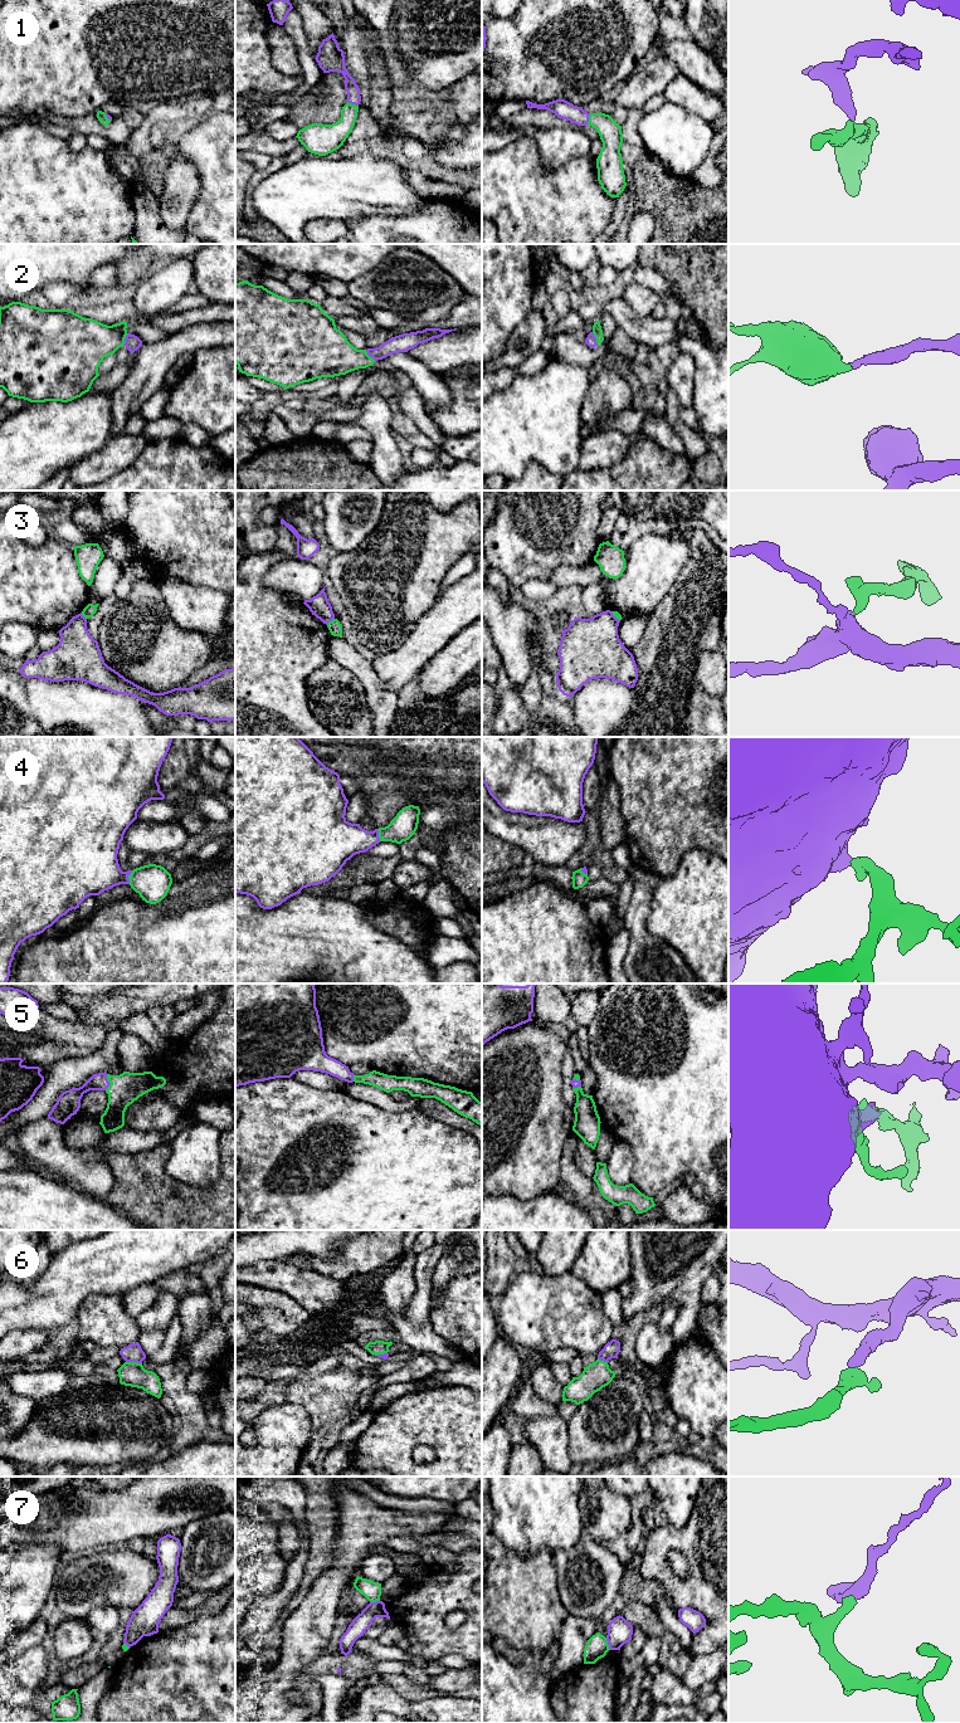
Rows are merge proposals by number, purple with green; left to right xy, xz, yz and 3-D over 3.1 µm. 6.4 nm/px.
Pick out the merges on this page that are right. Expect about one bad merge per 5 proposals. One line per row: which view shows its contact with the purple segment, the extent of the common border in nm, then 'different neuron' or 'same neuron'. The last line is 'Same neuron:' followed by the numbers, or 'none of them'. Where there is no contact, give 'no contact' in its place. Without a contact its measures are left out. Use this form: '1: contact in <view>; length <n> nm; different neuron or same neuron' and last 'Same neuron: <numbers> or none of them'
1: contact in xz; length 80 nm; same neuron
2: contact in xy; length 90 nm; same neuron
3: contact in xz; length 70 nm; different neuron
4: contact in xy; length 90 nm; same neuron
5: contact in xy; length 110 nm; same neuron
6: contact in xy; length 110 nm; same neuron
7: contact in yz; length 90 nm; different neuron
Same neuron: 1, 2, 4, 5, 6

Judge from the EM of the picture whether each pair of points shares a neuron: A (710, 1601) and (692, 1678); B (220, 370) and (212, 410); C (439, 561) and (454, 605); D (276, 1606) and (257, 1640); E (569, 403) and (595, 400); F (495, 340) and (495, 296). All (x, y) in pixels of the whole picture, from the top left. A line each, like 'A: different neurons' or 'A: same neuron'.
A: different neurons
B: same neuron
C: different neurons
D: different neurons
E: different neurons
F: same neuron

